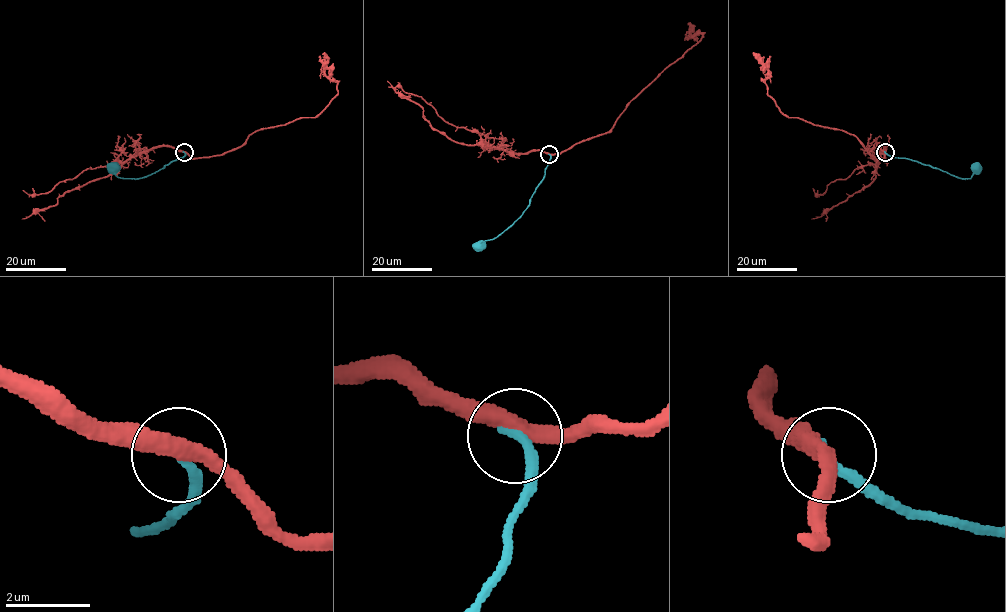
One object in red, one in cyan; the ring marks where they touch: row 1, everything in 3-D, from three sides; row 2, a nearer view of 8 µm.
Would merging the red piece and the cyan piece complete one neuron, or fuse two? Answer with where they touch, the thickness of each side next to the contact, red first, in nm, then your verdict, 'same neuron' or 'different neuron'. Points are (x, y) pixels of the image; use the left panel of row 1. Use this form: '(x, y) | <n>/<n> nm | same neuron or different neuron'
(184, 152) | 400/280 nm | same neuron

